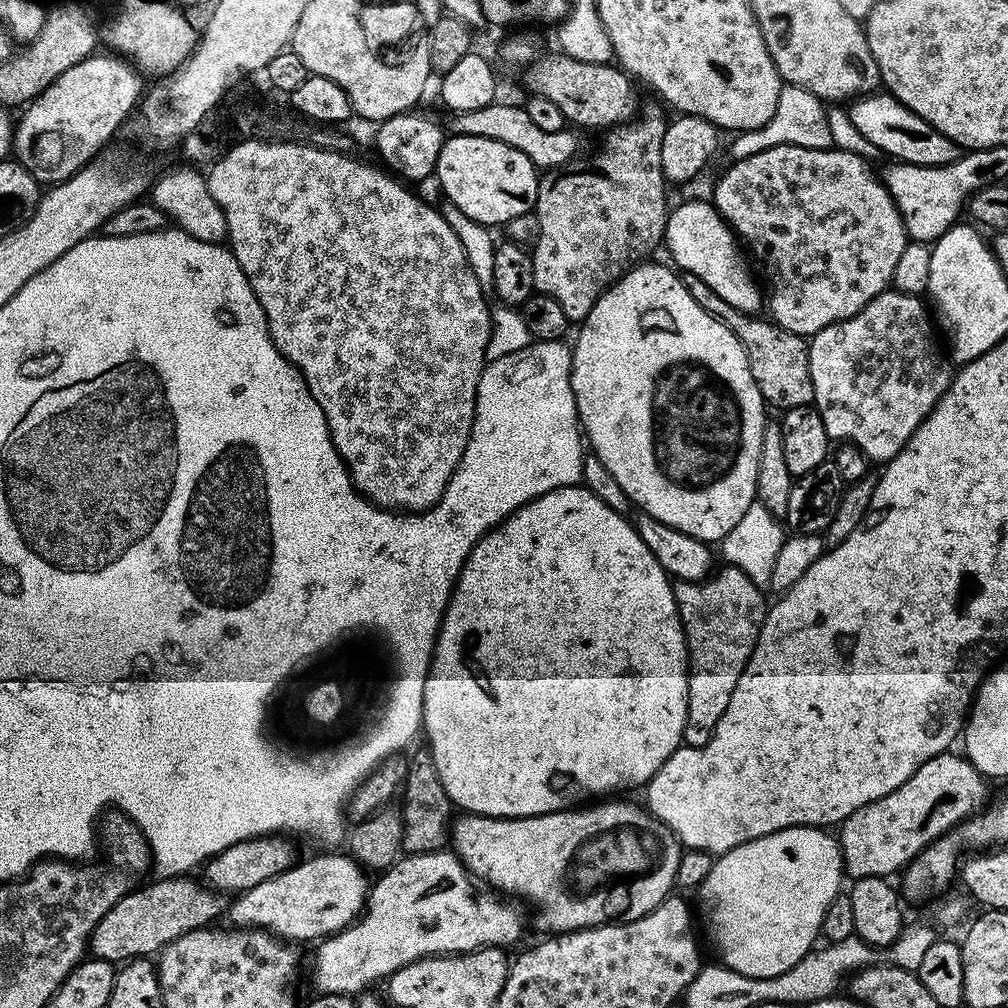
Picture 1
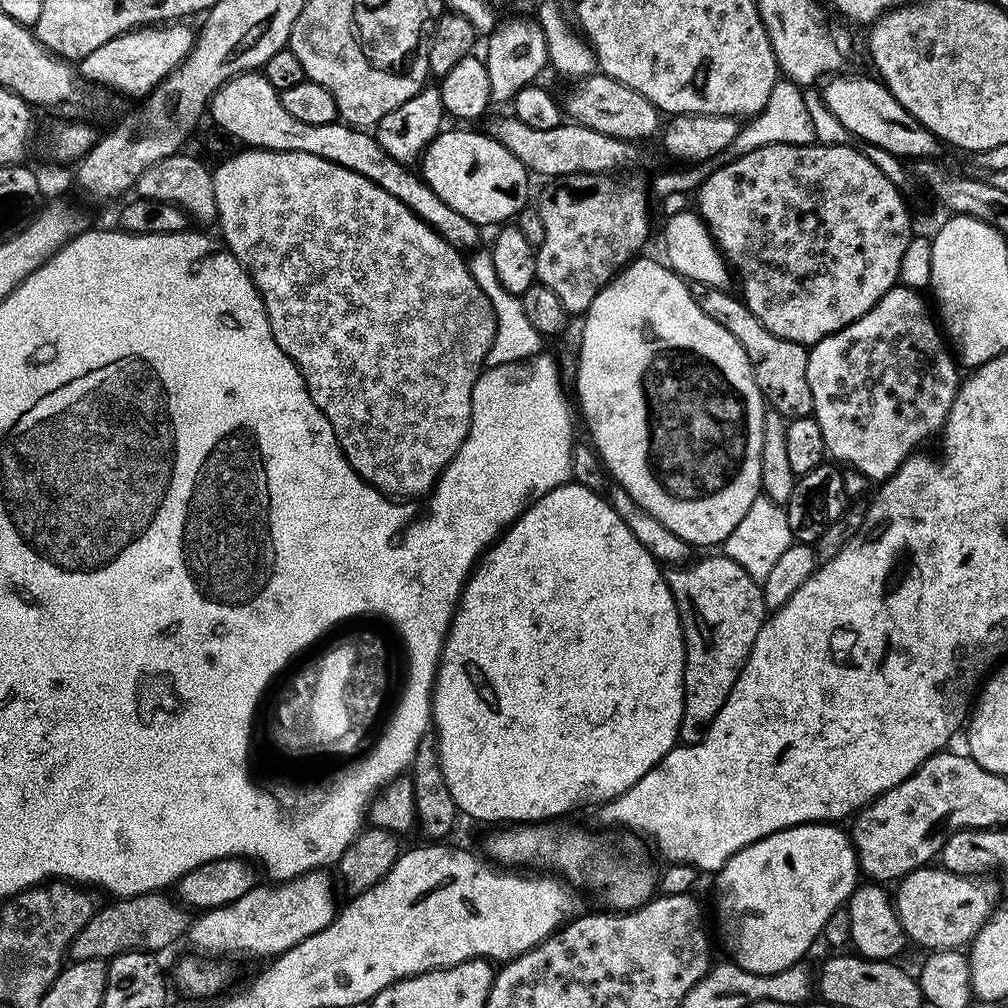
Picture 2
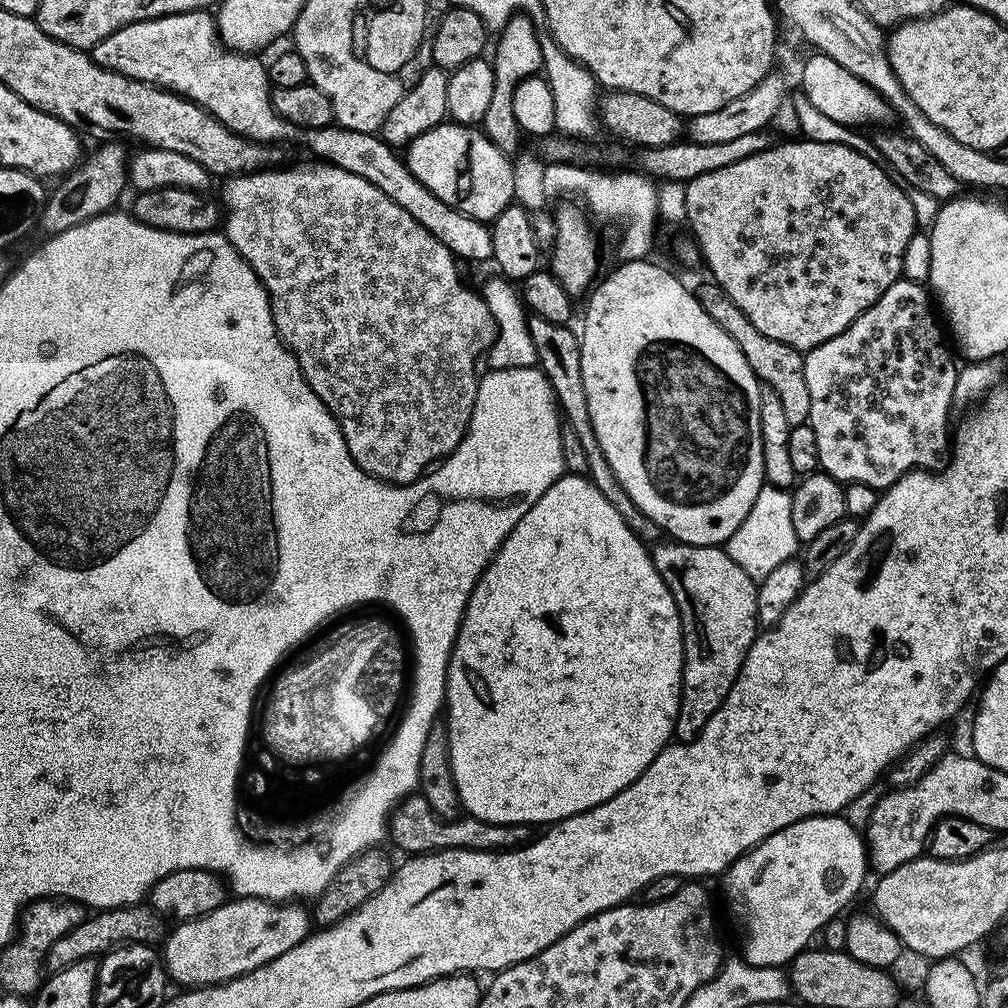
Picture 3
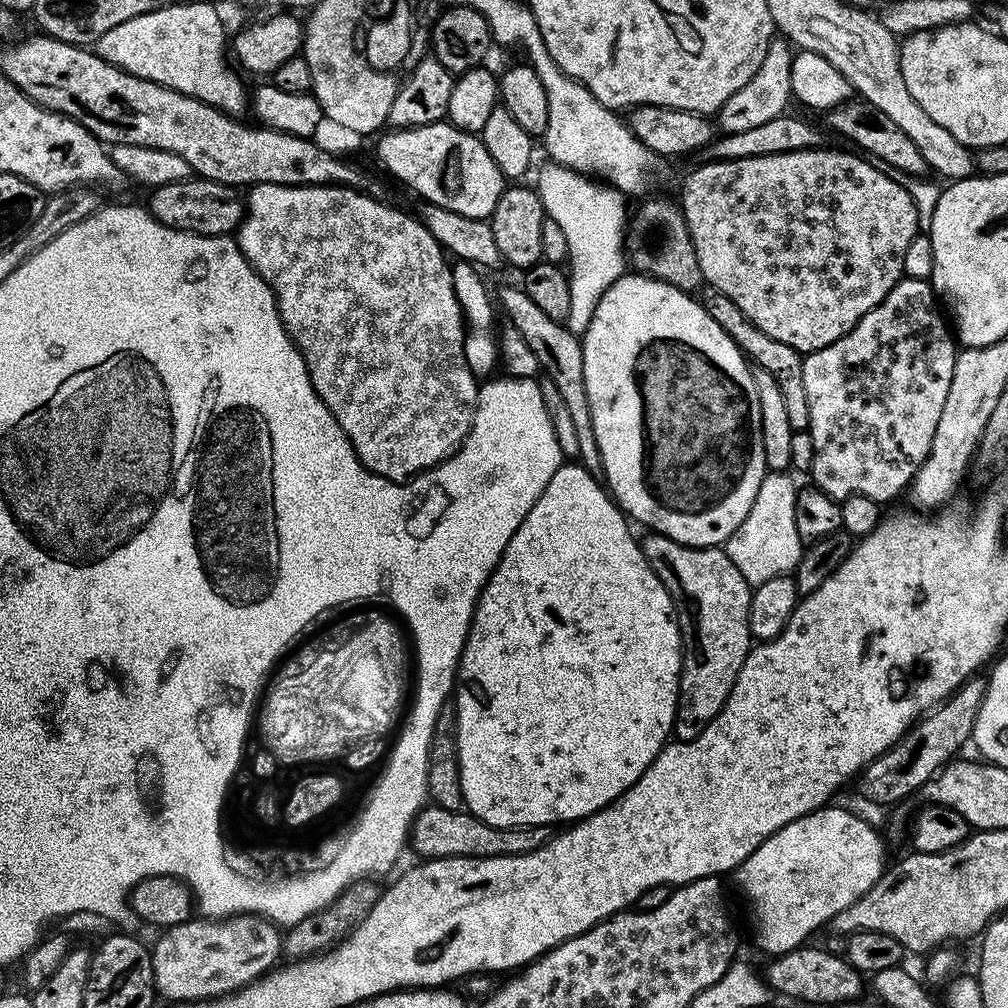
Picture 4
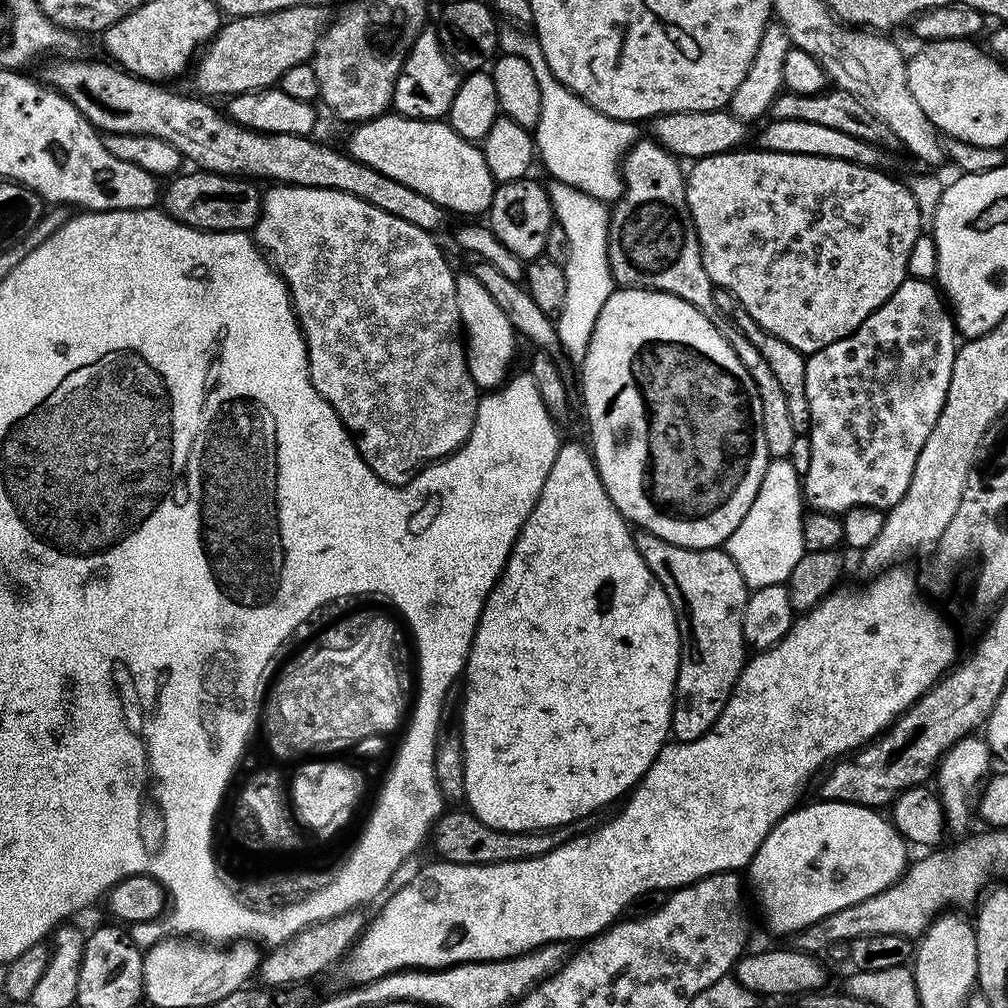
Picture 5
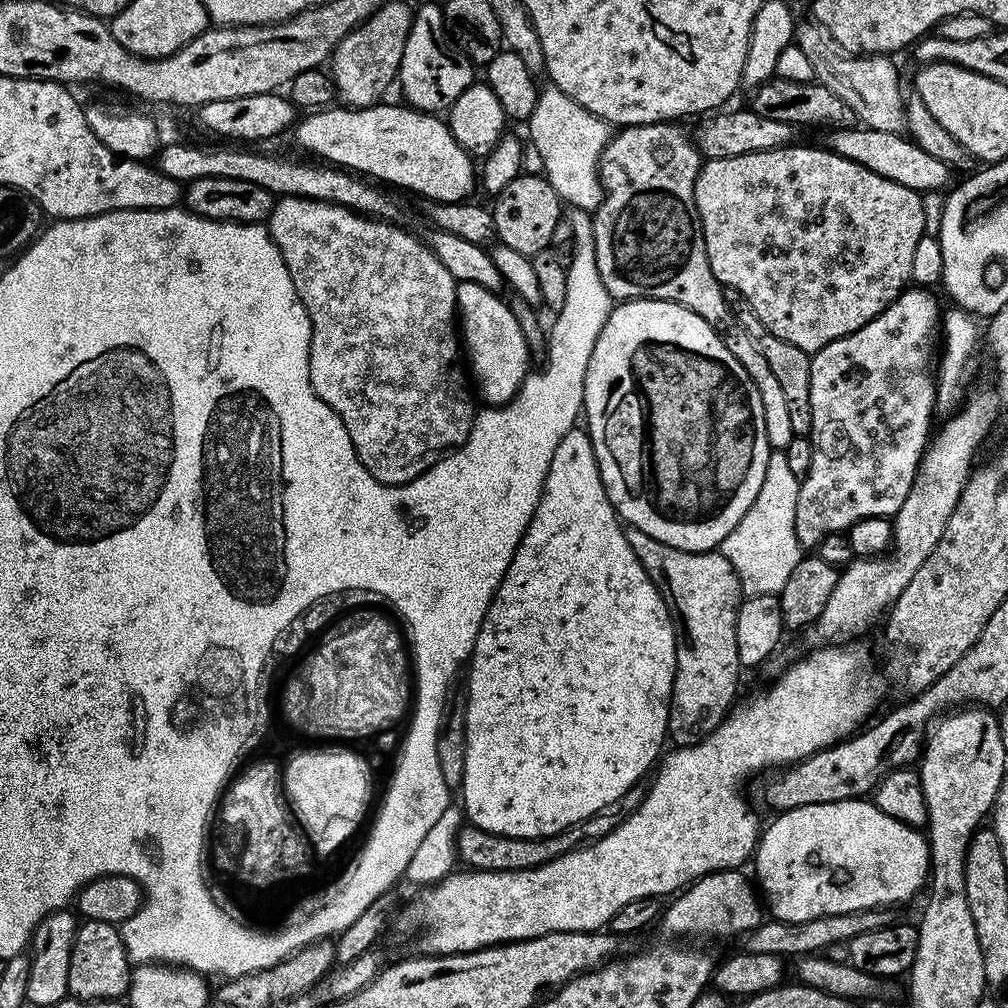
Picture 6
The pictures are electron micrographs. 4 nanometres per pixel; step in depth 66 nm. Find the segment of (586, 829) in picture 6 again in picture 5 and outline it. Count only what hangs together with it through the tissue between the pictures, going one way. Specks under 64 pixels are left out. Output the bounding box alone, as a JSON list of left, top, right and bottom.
[434,811,574,866]

